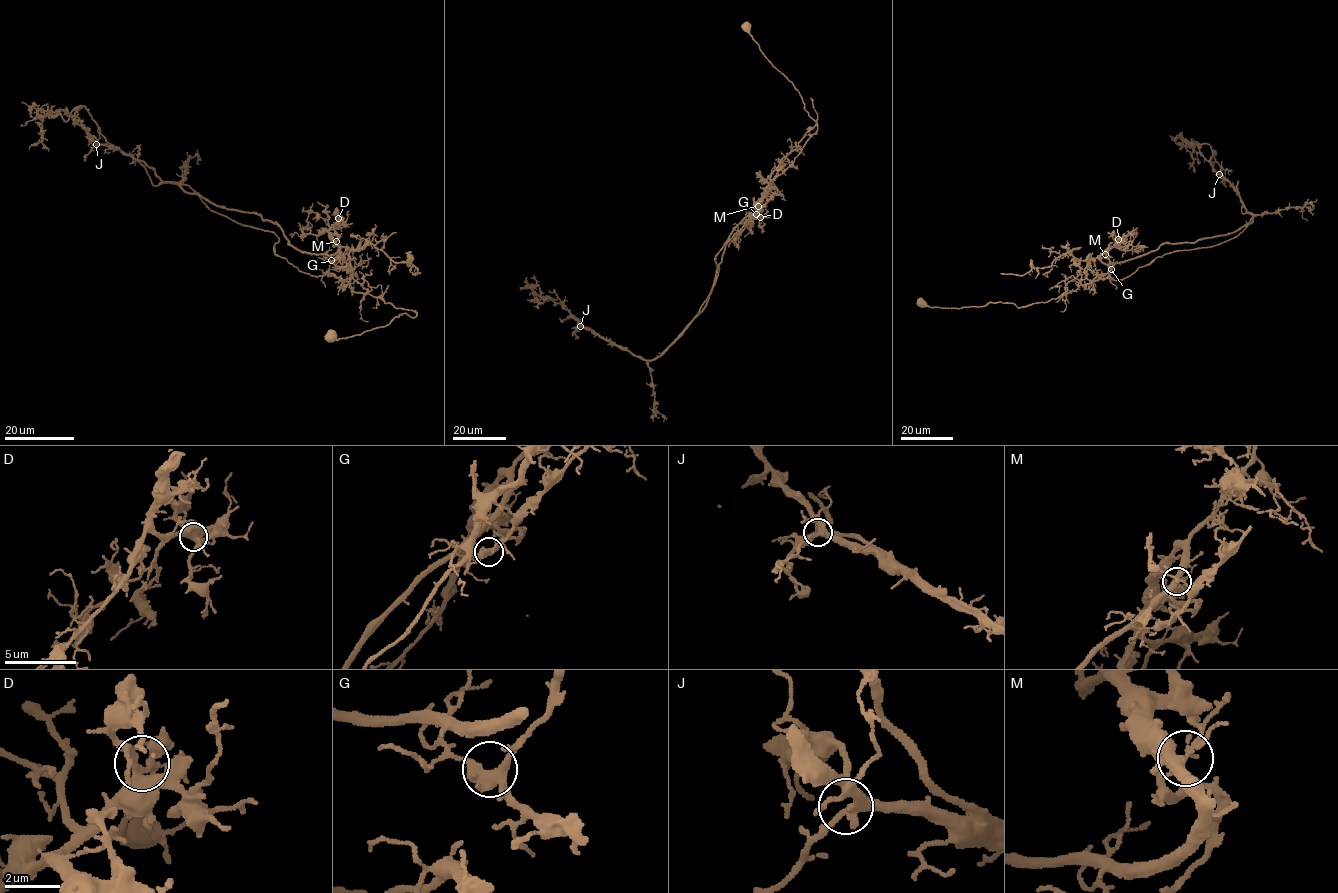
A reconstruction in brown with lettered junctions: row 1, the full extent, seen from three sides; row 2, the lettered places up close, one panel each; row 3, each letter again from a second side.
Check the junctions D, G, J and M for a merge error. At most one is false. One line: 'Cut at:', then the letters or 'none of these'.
Cut at: M

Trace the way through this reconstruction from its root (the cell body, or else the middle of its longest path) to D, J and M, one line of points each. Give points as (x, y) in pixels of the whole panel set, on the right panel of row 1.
D: (920, 303), (961, 308), (1045, 302), (1075, 290), (1086, 277), (1087, 262), (1118, 239)
J: (920, 303), (1020, 308), (1228, 241), (1252, 216), (1219, 174)
M: (920, 303), (961, 308), (1045, 302), (1075, 290), (1086, 277), (1087, 262), (1108, 249), (1105, 254)

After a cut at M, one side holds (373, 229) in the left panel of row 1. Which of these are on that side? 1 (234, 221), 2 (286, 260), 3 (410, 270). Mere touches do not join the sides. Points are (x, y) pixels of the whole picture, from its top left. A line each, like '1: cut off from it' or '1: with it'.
1: cut off from it
2: cut off from it
3: with it

